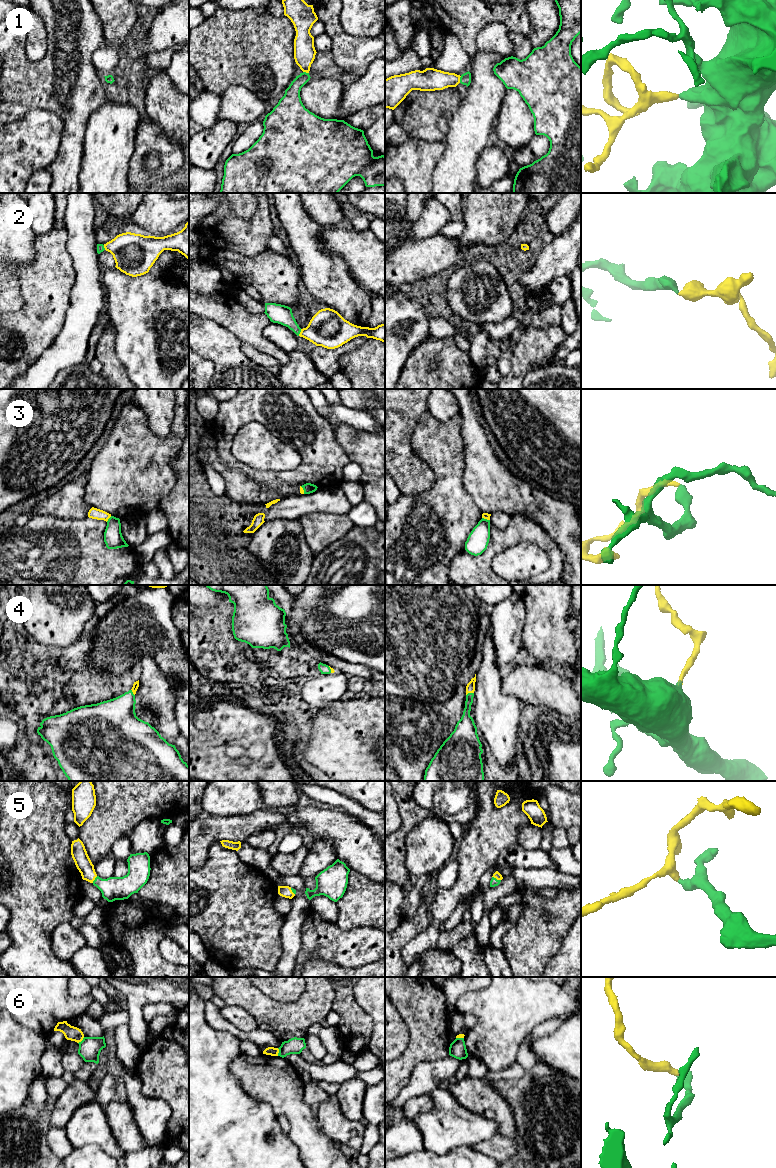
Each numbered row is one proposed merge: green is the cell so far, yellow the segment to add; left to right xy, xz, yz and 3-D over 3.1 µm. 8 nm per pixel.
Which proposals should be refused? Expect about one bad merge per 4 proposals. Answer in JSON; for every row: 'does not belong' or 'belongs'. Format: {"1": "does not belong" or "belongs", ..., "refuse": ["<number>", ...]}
{"1": "belongs", "2": "belongs", "3": "does not belong", "4": "belongs", "5": "belongs", "6": "does not belong", "refuse": ["3", "6"]}

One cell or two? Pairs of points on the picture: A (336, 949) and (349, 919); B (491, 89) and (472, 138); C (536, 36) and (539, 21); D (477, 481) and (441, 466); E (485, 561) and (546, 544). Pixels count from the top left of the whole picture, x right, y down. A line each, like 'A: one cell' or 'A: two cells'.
A: two cells
B: one cell
C: one cell
D: two cells
E: one cell

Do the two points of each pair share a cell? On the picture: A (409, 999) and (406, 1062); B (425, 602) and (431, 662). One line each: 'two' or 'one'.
A: one
B: one

